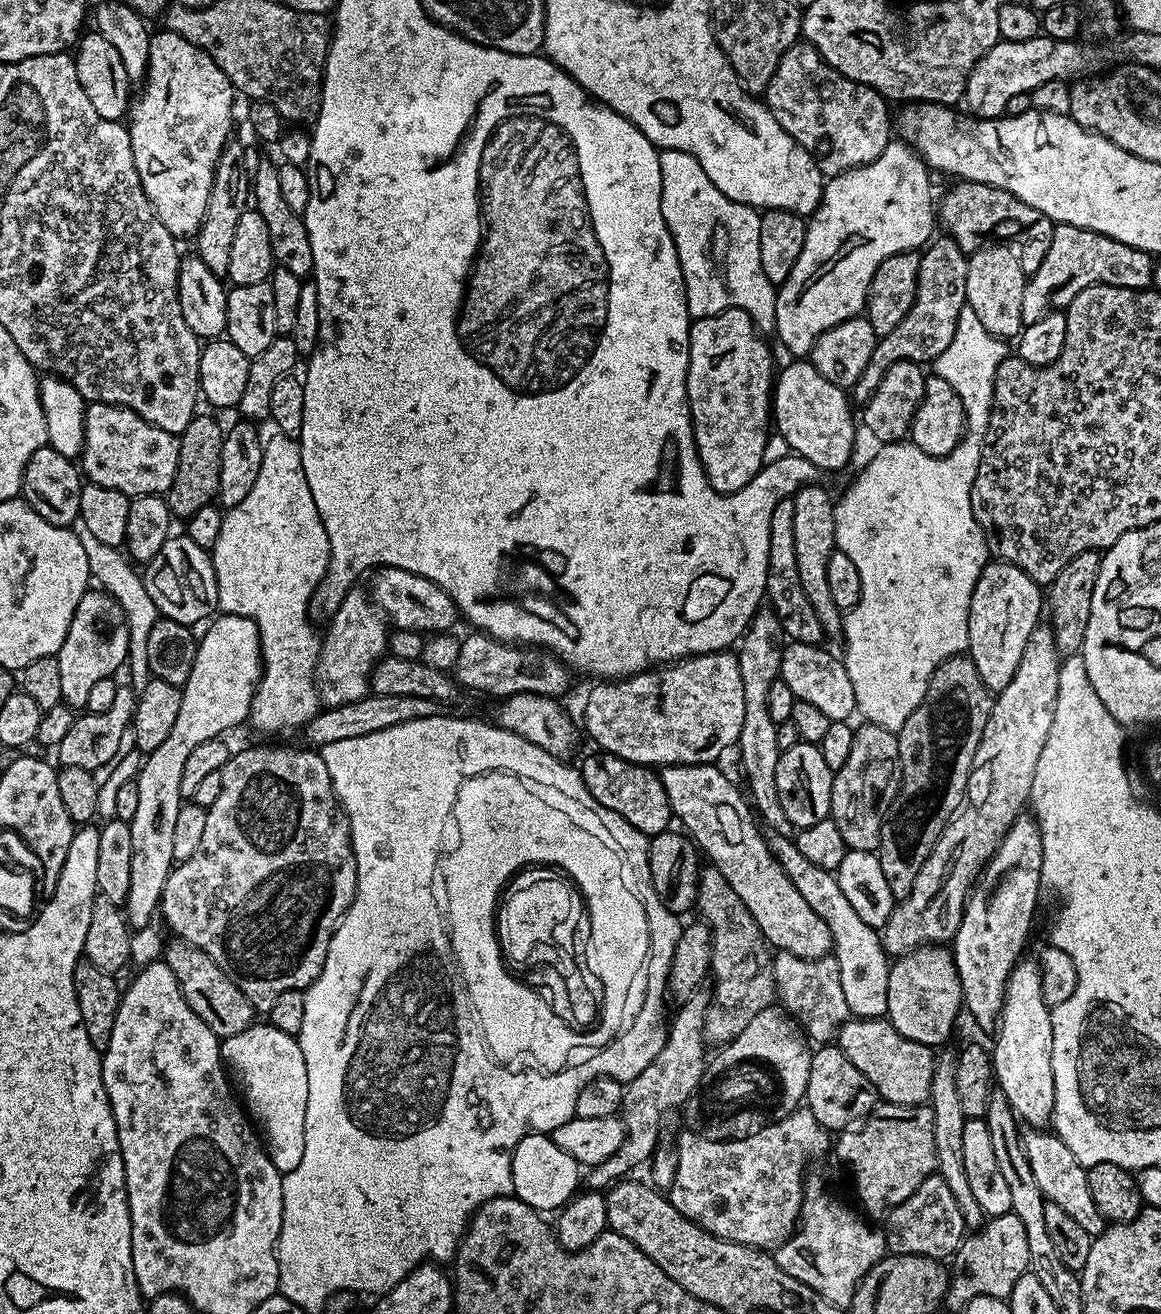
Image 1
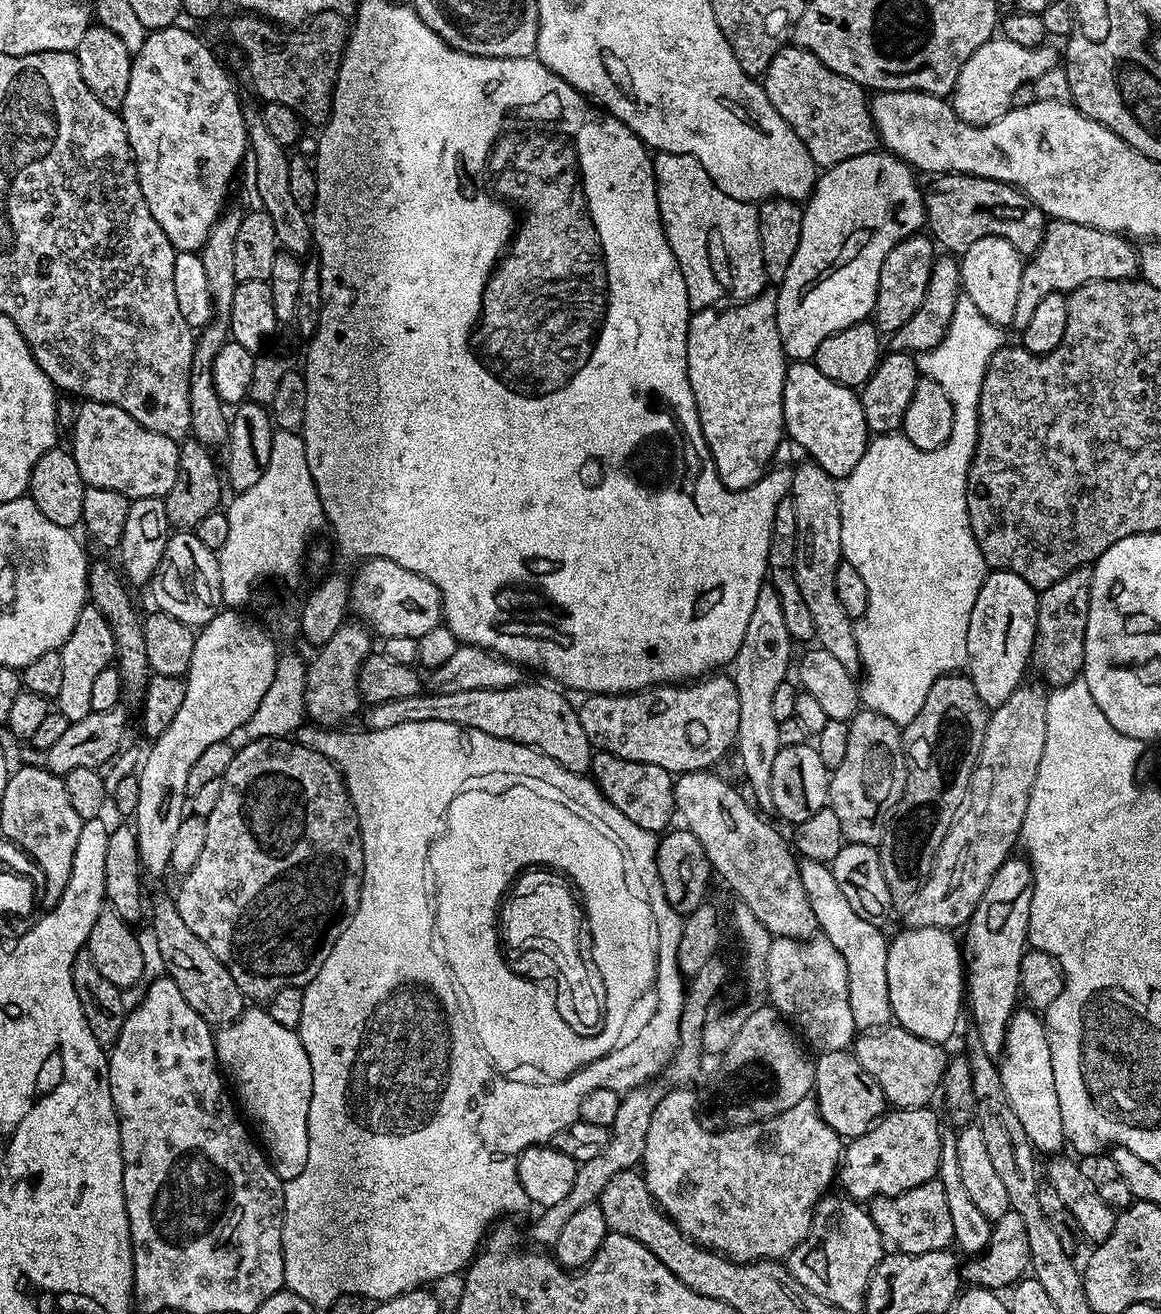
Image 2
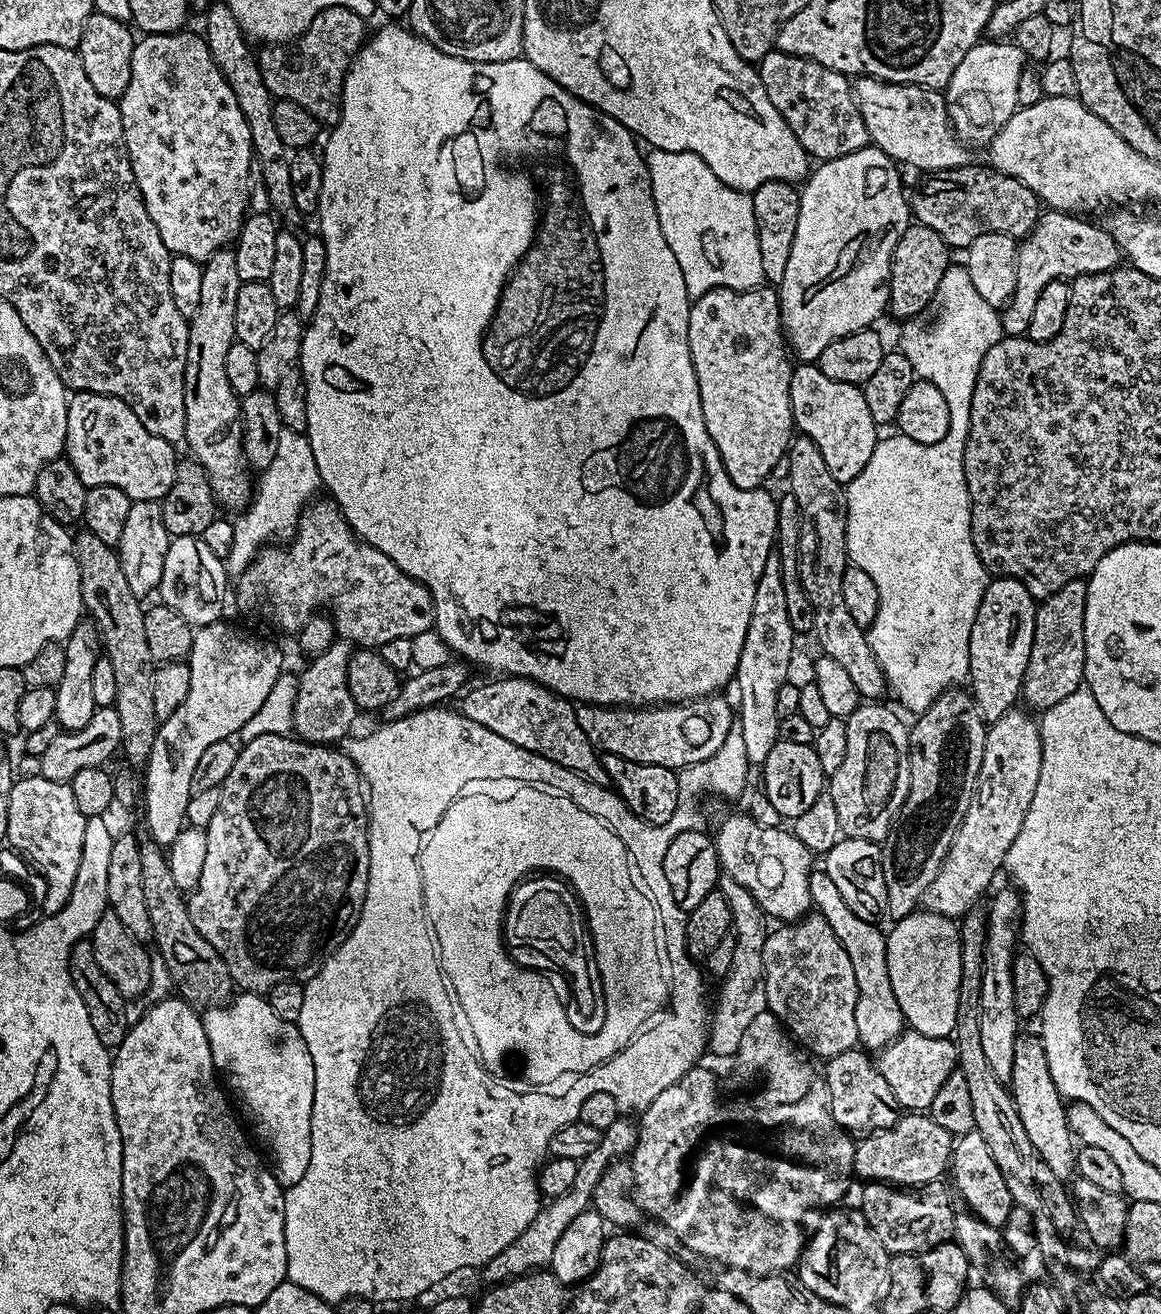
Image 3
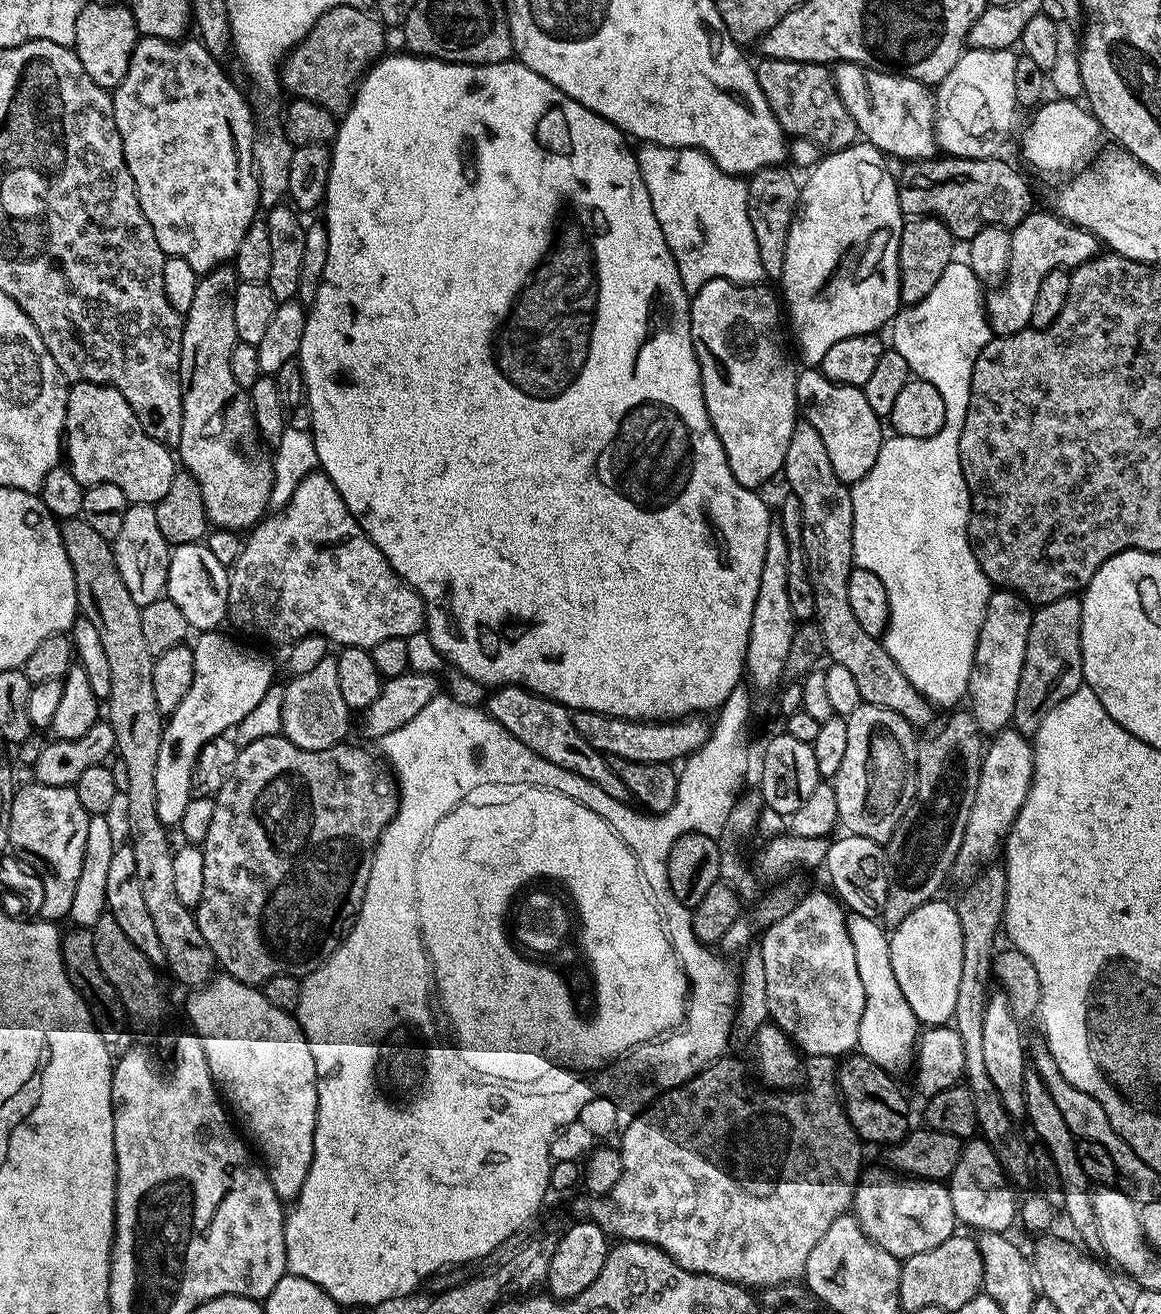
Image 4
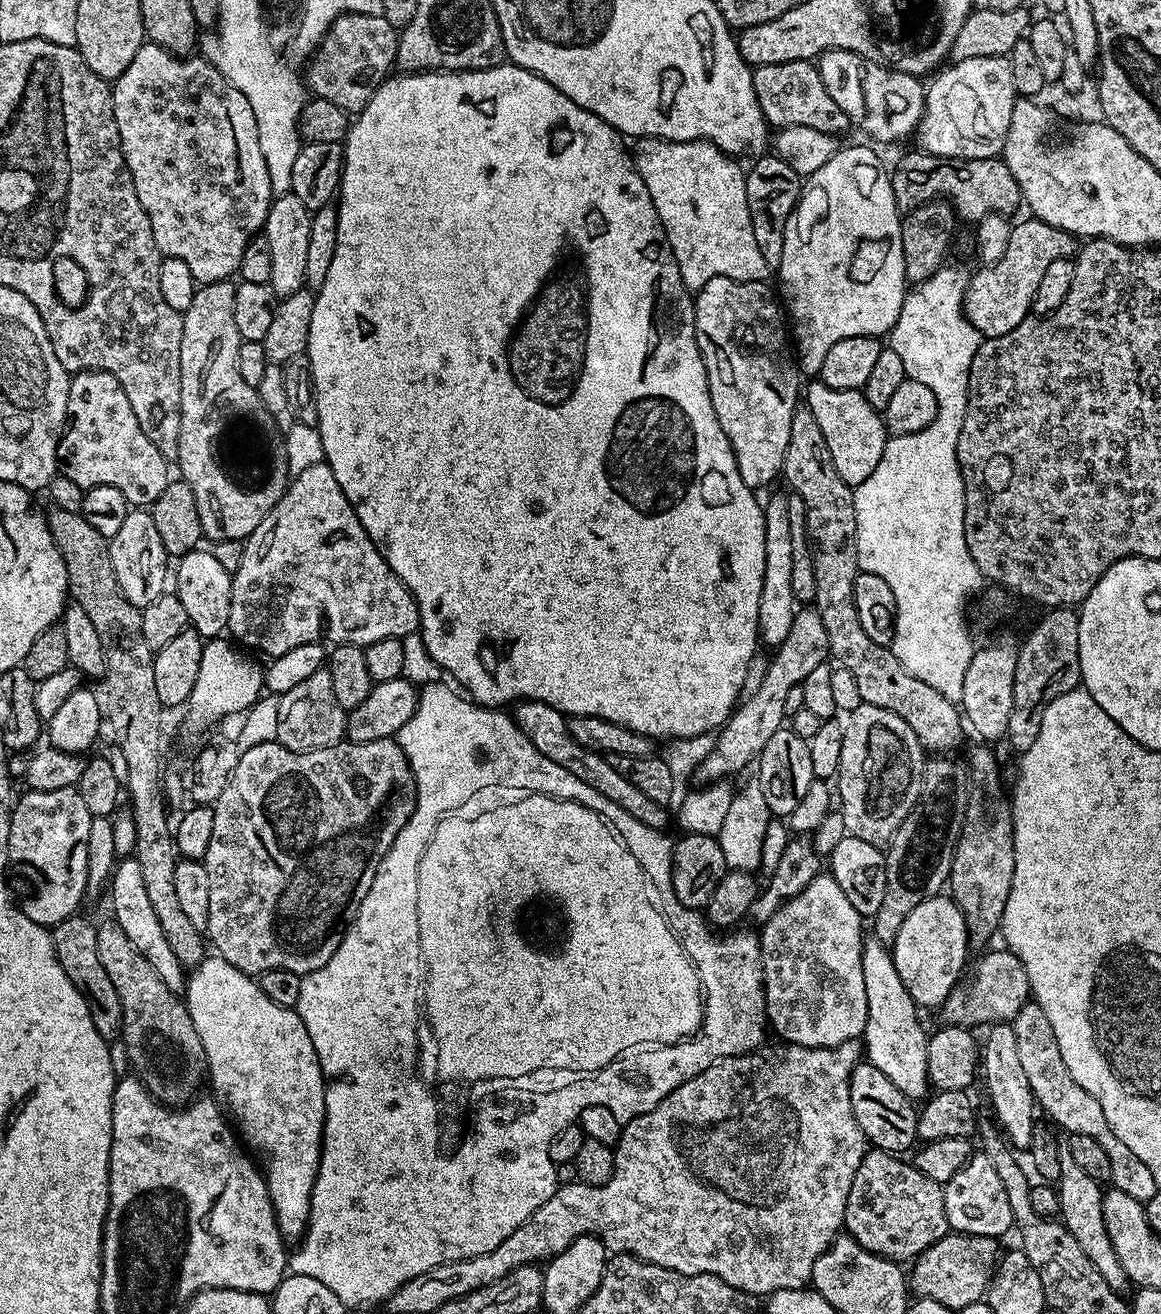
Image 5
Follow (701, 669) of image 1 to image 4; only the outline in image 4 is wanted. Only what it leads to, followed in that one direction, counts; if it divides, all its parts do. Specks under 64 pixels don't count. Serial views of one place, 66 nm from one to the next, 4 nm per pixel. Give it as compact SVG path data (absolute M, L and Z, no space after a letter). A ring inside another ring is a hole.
M582 710L572 712L572 725L594 750L605 756L626 758L630 762L650 762L651 764L672 764L683 761L697 752L708 741L710 724L703 715L689 714L679 722L649 722L627 720L617 716L607 716L601 712Z

